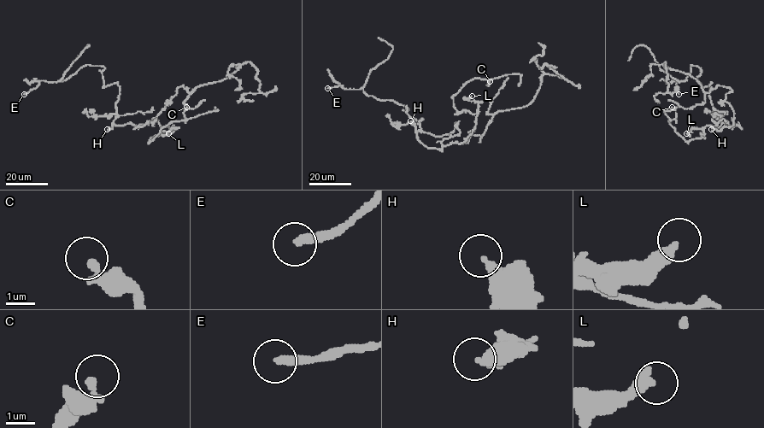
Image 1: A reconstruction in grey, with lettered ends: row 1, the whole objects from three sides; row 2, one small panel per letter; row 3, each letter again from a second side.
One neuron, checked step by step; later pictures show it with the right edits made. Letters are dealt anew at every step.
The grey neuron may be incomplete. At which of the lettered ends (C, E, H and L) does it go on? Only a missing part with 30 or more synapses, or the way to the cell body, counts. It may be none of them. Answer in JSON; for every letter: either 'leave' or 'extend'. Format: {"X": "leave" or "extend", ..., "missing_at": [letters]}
{"C": "leave", "E": "extend", "H": "leave", "L": "leave", "missing_at": ["E"]}

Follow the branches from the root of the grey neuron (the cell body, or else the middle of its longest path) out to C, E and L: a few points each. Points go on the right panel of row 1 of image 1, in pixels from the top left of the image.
C: (738, 124), (733, 119), (719, 131), (706, 126), (701, 137), (686, 142), (669, 122), (676, 115), (672, 107)
E: (738, 124), (721, 120), (710, 100), (711, 82), (702, 86), (696, 66), (677, 82), (678, 94)
L: (738, 124), (734, 124), (733, 119), (732, 126), (719, 131), (705, 126), (686, 133)

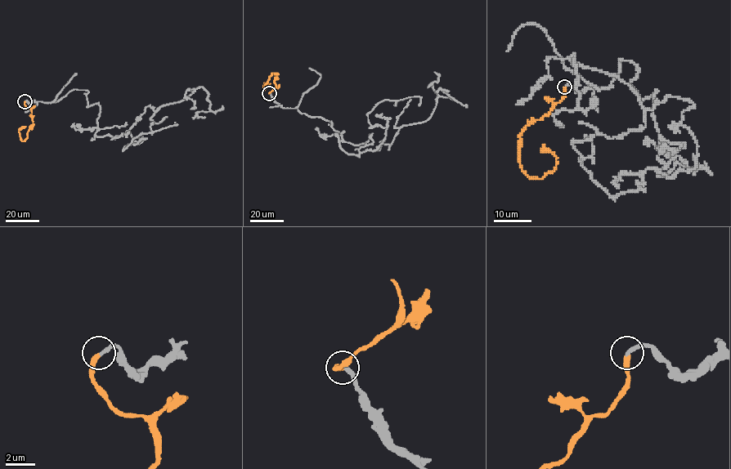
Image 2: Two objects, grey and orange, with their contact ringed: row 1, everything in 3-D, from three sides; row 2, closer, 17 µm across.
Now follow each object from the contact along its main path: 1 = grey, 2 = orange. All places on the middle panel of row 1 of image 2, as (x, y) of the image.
1: (270, 93), (331, 122), (359, 154), (389, 149), (449, 91)
2: (269, 93), (275, 87), (277, 73), (271, 73), (264, 89), (266, 83), (270, 83)

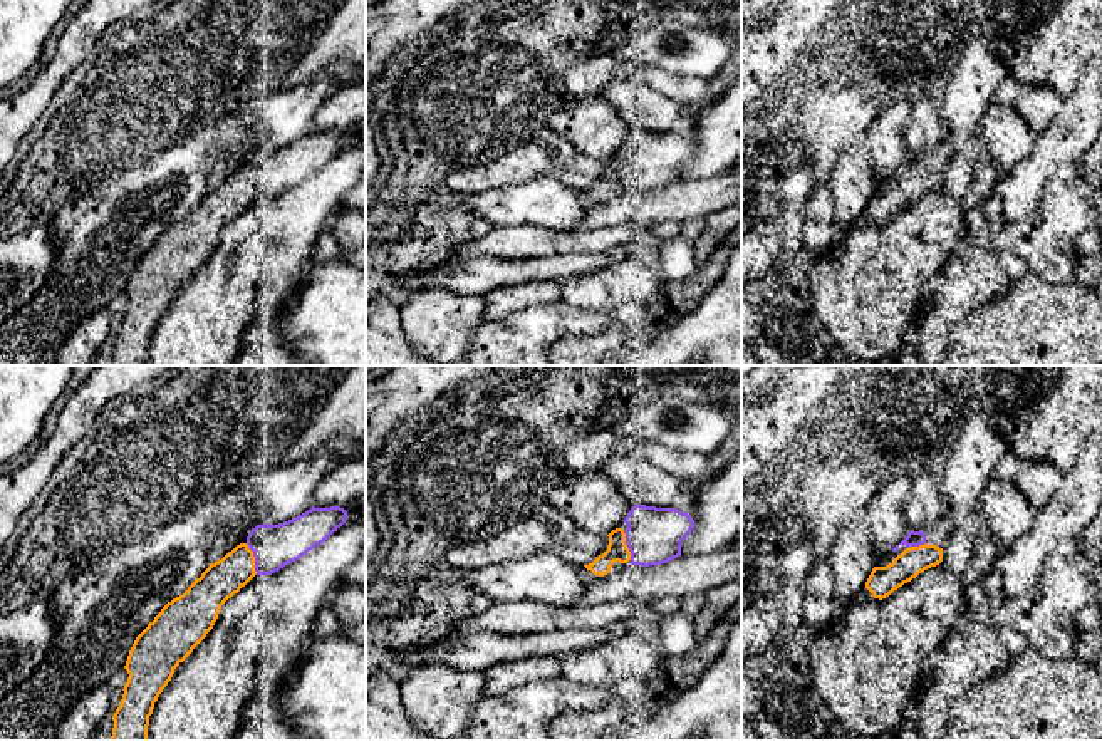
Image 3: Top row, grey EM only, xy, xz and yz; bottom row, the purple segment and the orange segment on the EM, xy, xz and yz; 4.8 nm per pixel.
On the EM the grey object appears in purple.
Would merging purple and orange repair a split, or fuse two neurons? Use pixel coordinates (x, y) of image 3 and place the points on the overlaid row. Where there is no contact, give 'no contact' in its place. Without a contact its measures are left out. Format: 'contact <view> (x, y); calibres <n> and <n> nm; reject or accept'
contact xy (255, 559); calibres 200 and 180 nm; accept

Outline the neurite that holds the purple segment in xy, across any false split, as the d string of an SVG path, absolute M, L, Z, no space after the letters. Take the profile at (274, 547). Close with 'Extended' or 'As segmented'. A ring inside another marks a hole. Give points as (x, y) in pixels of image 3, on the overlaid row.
M312 506L288 521L257 525L245 543L210 563L183 595L168 602L129 650L129 677L112 716L111 741L148 741L154 702L174 669L213 629L221 605L255 575L275 573L324 543L346 520L340 506Z. Extended

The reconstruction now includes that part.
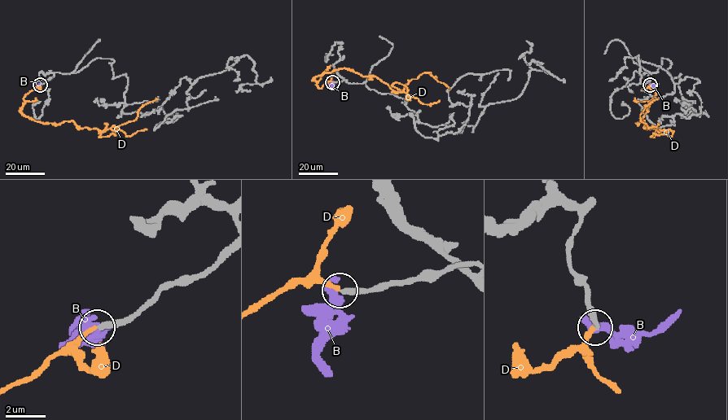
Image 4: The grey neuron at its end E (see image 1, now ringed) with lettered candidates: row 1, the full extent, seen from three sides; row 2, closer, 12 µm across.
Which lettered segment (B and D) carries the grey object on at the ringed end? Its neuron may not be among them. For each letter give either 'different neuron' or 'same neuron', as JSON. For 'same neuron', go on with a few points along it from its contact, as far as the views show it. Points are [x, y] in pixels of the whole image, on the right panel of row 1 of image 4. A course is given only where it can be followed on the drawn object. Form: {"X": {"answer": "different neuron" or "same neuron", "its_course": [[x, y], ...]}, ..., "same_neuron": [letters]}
{"B": {"answer": "different neuron"}, "D": {"answer": "same neuron", "its_course": [[651, 85], [656, 94], [636, 123], [644, 120], [644, 128], [659, 131], [640, 118], [644, 107], [658, 98]]}, "same_neuron": ["D"]}

